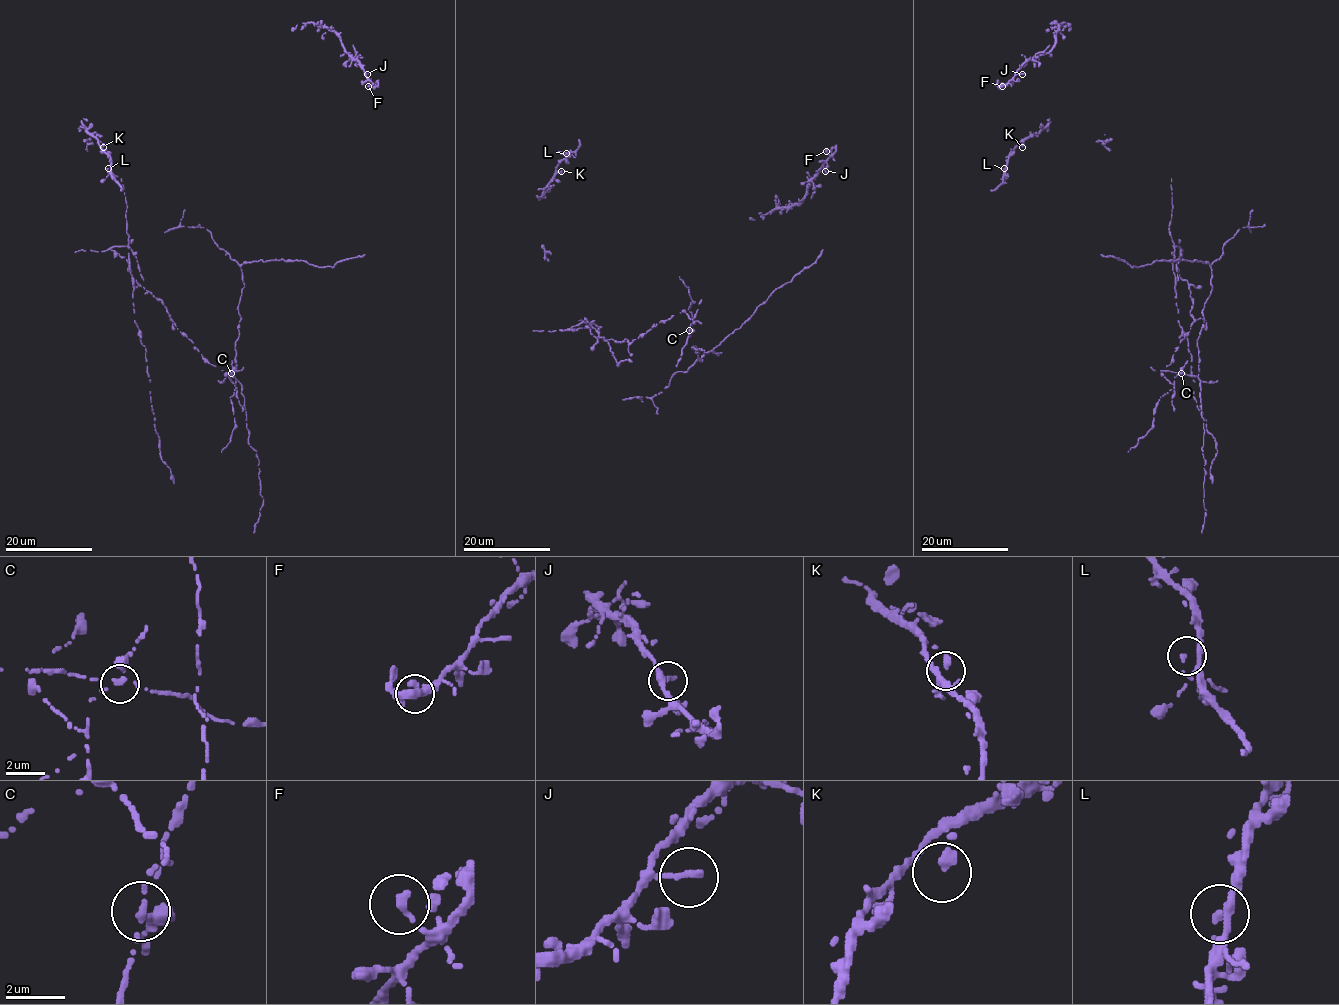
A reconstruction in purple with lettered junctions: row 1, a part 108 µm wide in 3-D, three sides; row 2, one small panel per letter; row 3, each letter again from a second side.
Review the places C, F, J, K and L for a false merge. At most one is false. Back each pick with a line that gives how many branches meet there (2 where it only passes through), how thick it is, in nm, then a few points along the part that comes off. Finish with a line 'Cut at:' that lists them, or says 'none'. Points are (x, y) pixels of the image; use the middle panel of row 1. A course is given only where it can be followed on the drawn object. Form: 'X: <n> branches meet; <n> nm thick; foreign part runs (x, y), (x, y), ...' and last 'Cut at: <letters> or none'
C: 1 branches meet; 300 nm thick
Cut at: C

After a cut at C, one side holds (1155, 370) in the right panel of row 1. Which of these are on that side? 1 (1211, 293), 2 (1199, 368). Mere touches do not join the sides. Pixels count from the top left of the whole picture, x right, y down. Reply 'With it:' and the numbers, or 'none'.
With it: 1, 2

